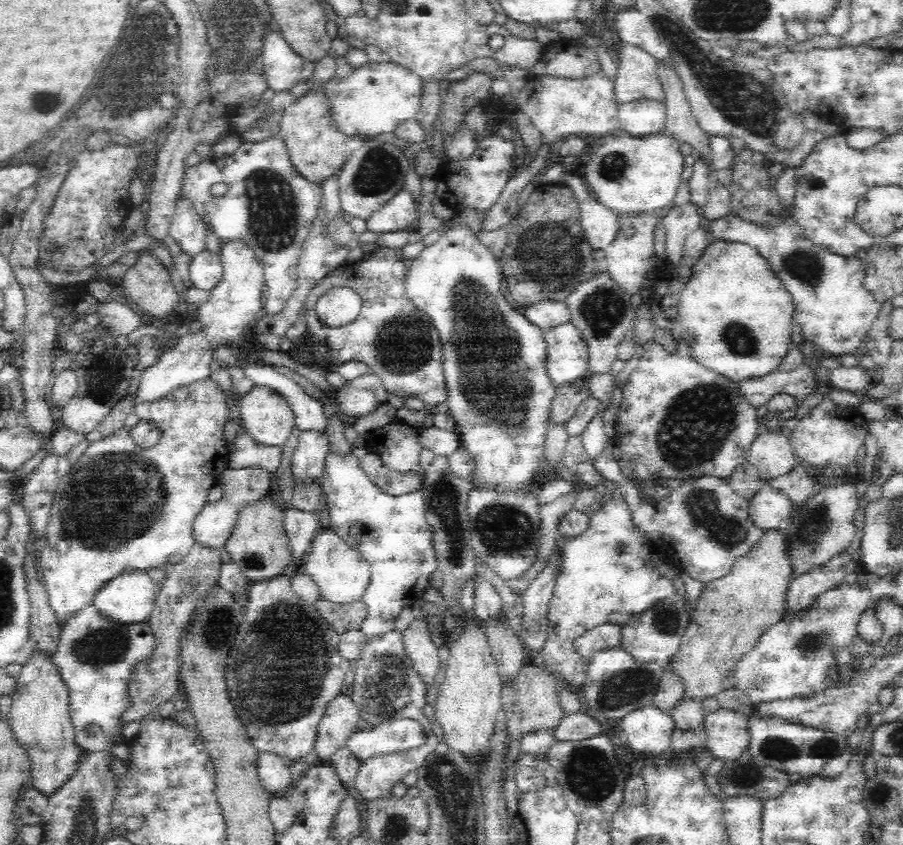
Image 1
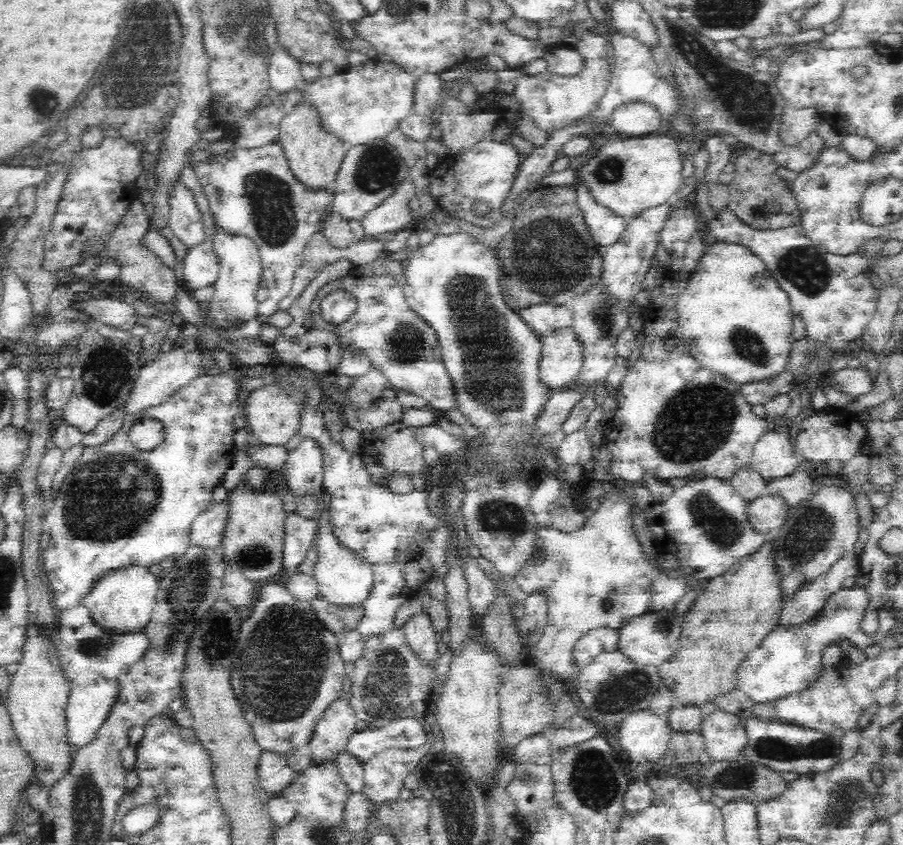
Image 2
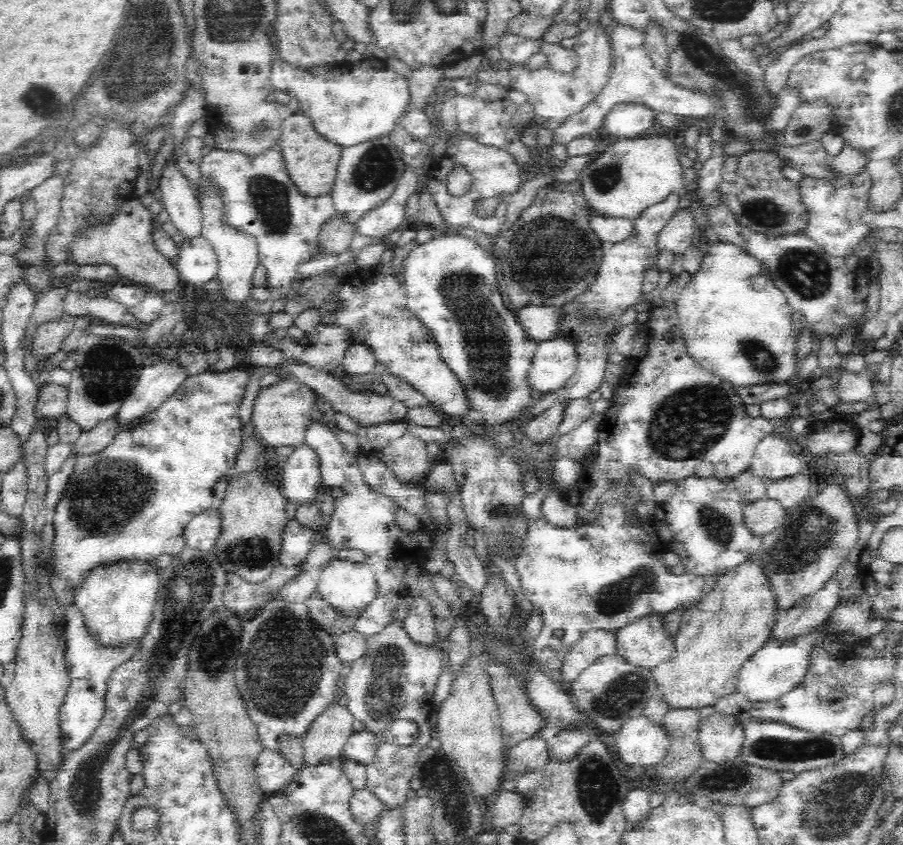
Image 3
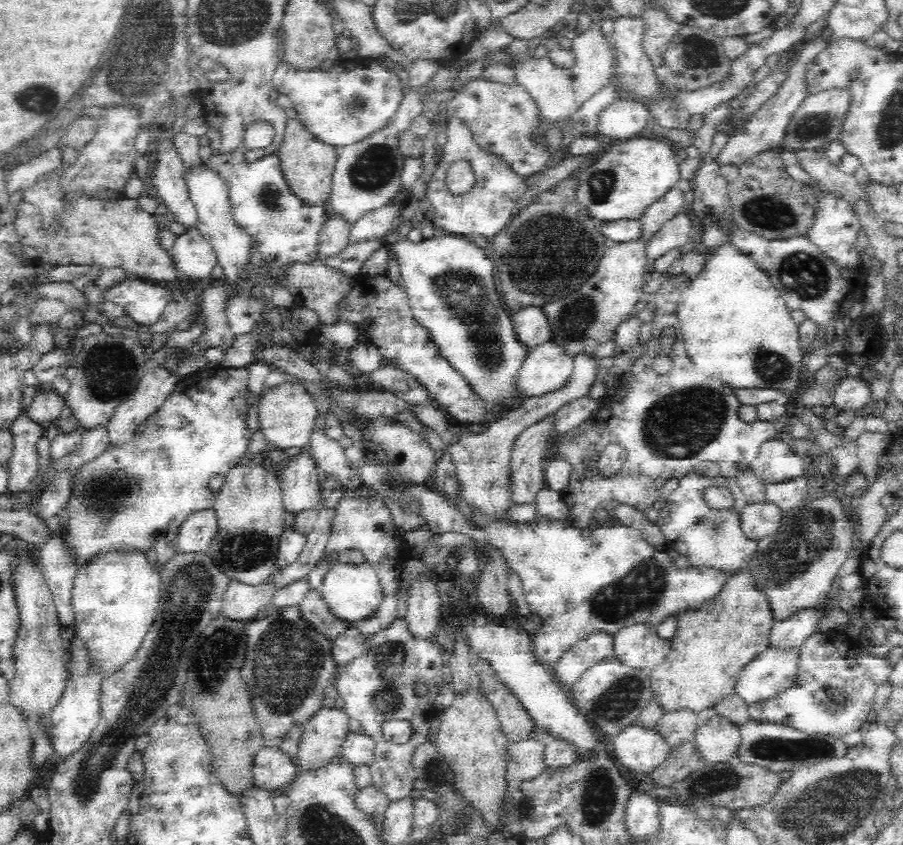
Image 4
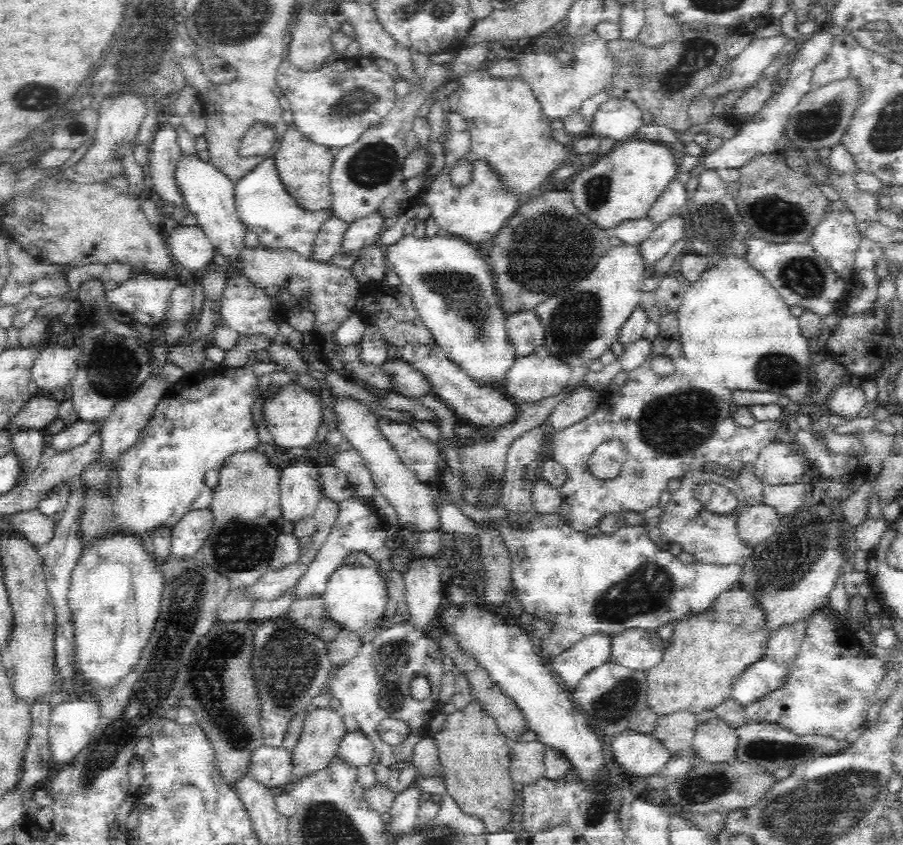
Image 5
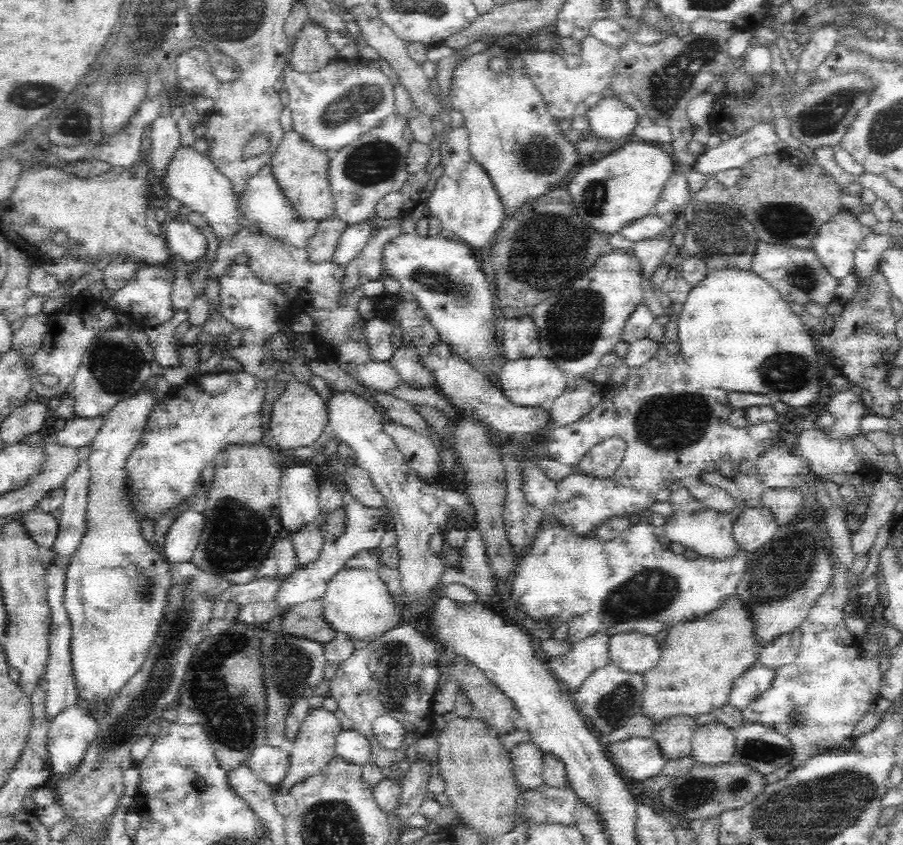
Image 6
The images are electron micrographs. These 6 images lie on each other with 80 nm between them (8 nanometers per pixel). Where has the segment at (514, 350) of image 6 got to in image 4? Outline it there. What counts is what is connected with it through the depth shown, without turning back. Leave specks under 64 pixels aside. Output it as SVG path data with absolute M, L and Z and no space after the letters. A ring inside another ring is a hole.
M531 307L509 315L518 343L526 352L550 341L550 325L542 308Z

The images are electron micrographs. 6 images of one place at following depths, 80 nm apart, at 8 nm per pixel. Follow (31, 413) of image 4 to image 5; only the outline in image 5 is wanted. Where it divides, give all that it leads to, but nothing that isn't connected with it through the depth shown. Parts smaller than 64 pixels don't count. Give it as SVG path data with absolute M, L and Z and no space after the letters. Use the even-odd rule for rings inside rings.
M34 396L32 399L7 422L6 431L10 435L18 430L42 429L53 423L58 417L58 403L52 398Z

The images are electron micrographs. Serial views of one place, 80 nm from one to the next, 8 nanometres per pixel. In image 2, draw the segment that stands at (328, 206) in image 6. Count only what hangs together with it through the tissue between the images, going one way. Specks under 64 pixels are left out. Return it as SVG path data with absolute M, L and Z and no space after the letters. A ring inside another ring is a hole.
M302 102L295 107L287 108L286 116L279 123L279 136L277 141L282 145L290 172L299 183L302 183L304 188L308 191L321 191L332 187L348 146L335 136L322 130L318 115L309 104Z

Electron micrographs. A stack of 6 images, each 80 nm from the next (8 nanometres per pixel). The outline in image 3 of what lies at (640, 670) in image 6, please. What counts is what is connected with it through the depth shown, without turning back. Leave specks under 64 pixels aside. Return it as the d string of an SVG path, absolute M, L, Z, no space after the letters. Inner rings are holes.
M646 616L615 632L615 651L626 664L653 669L671 657L673 638L666 632L663 617Z

